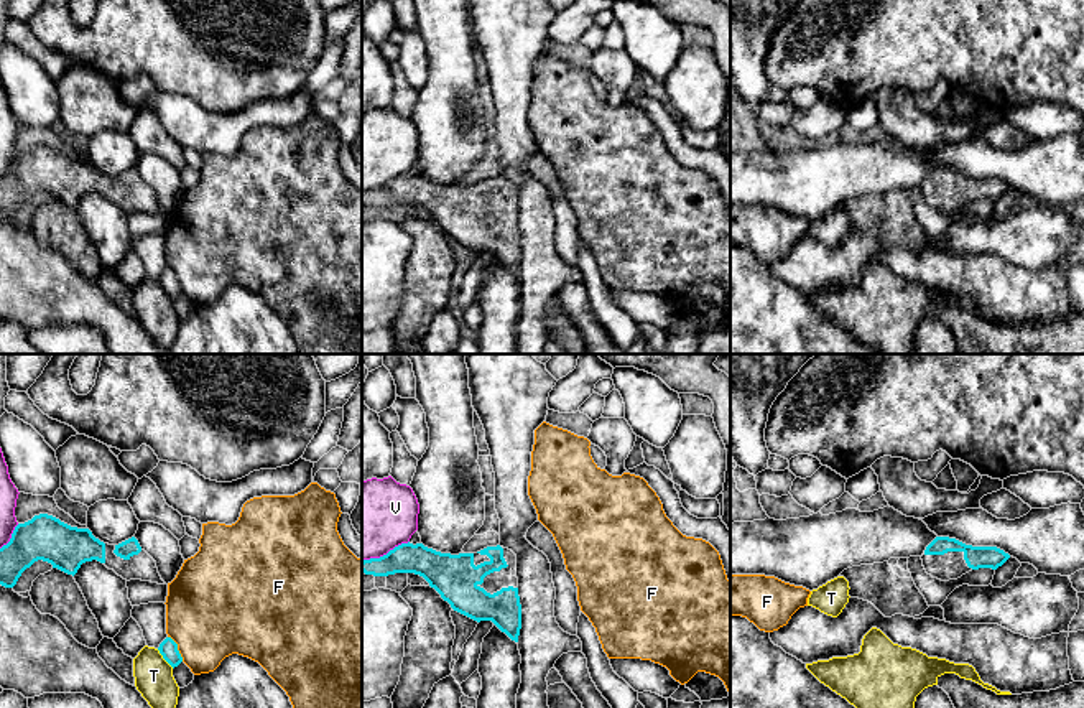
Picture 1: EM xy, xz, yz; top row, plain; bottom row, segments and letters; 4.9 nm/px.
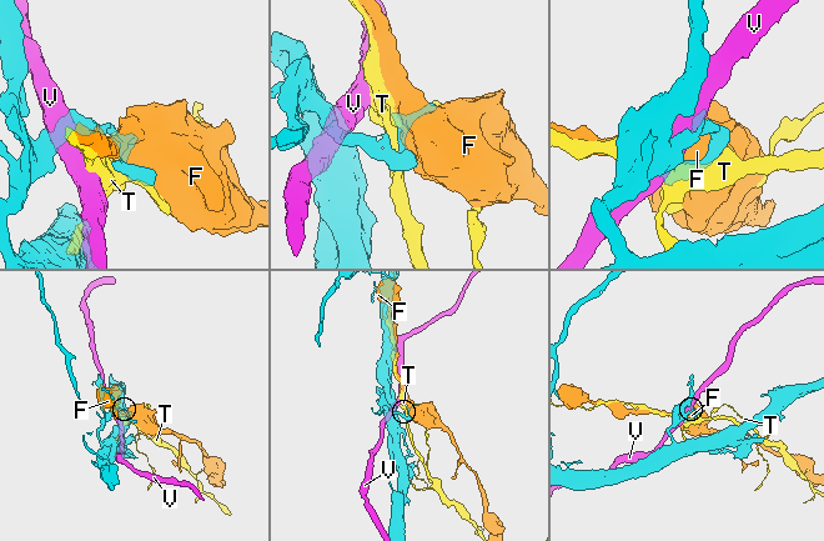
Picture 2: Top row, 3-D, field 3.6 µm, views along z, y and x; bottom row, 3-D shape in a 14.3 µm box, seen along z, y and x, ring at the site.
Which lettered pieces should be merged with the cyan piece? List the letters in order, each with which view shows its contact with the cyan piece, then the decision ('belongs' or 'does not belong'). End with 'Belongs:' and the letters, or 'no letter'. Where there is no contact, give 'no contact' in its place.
F: contact in xy; does not belong
T: contact in xy; does not belong
V: contact in xz; does not belong
Belongs: no letter

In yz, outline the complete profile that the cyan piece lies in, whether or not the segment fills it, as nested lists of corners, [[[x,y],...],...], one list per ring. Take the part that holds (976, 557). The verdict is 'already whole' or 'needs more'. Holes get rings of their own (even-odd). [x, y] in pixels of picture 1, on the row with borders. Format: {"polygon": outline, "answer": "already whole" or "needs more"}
{"polygon": [[[936,537],[921,557],[926,573],[941,581],[957,580],[979,568],[997,570],[1008,558],[997,547],[972,547],[949,537]]], "answer": "needs more"}

